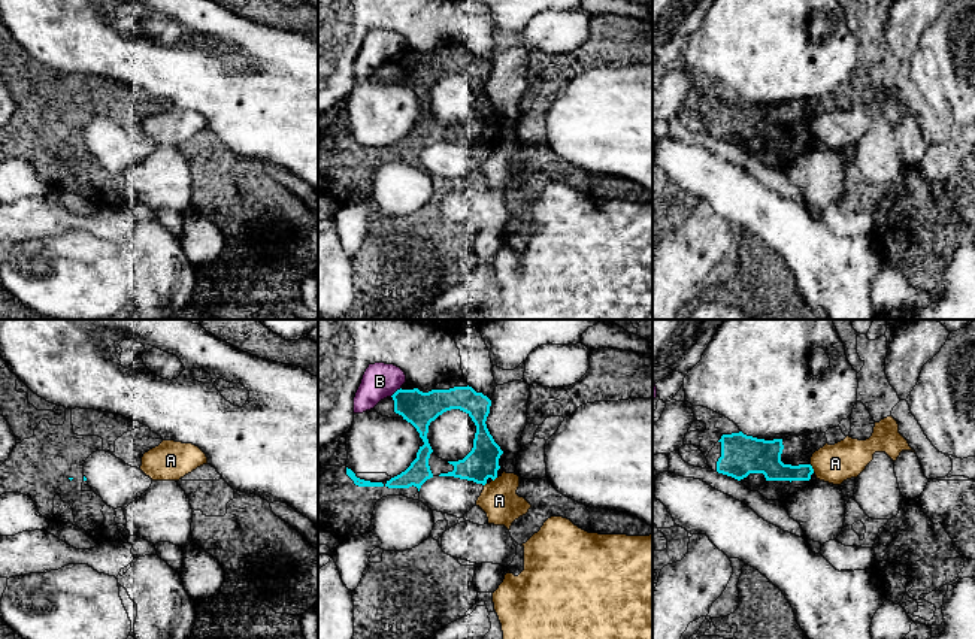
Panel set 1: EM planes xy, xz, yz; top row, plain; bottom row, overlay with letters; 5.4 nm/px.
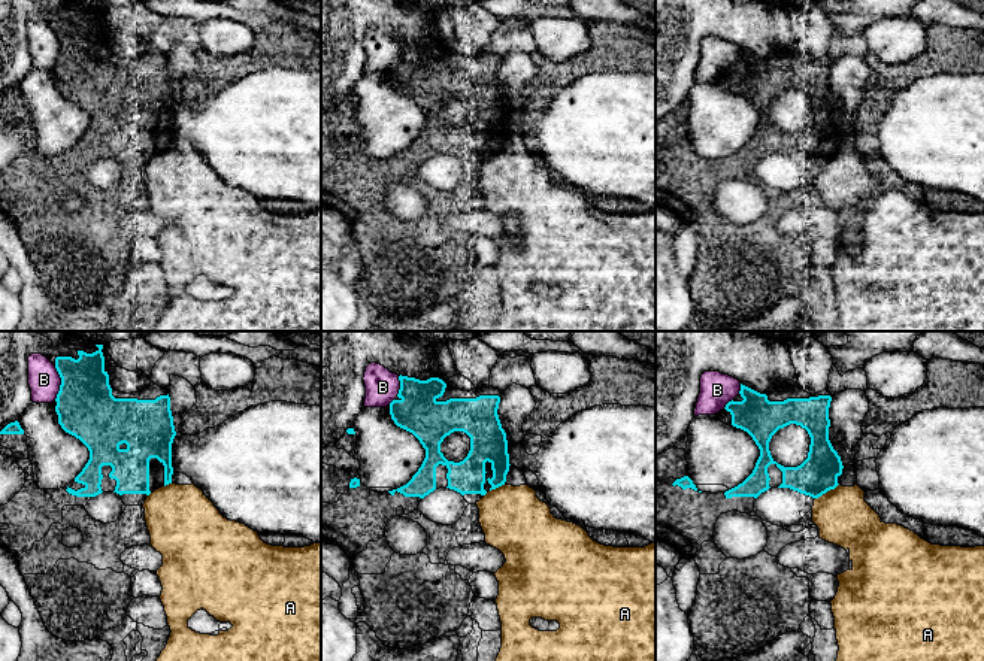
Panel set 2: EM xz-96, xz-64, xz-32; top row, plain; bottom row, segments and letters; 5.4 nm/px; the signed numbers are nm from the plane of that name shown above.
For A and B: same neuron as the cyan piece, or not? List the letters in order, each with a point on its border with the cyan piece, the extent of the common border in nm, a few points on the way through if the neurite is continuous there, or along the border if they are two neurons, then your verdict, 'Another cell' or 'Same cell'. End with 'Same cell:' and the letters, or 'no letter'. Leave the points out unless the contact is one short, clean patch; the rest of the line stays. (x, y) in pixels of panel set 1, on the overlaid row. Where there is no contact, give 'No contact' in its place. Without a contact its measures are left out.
A: Touches cyan at yz (812, 469). Shared border 50 nm. Another cell
B: Touches cyan at xz (396, 391). Shared border 80 nm. Another cell
Same cell: no letter

